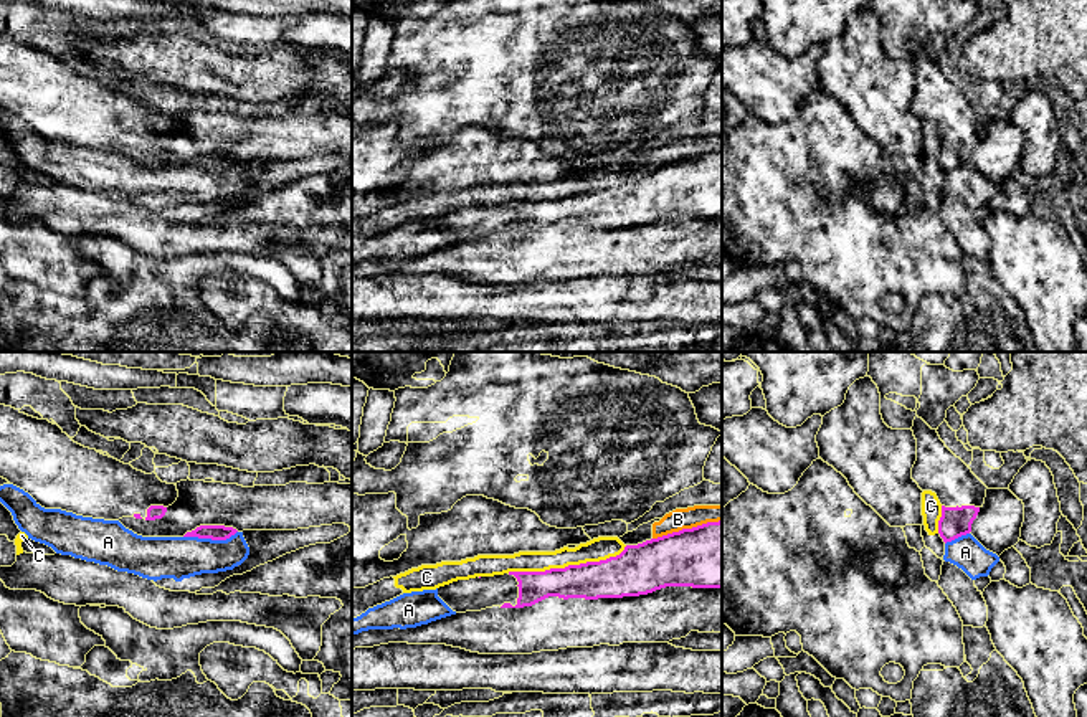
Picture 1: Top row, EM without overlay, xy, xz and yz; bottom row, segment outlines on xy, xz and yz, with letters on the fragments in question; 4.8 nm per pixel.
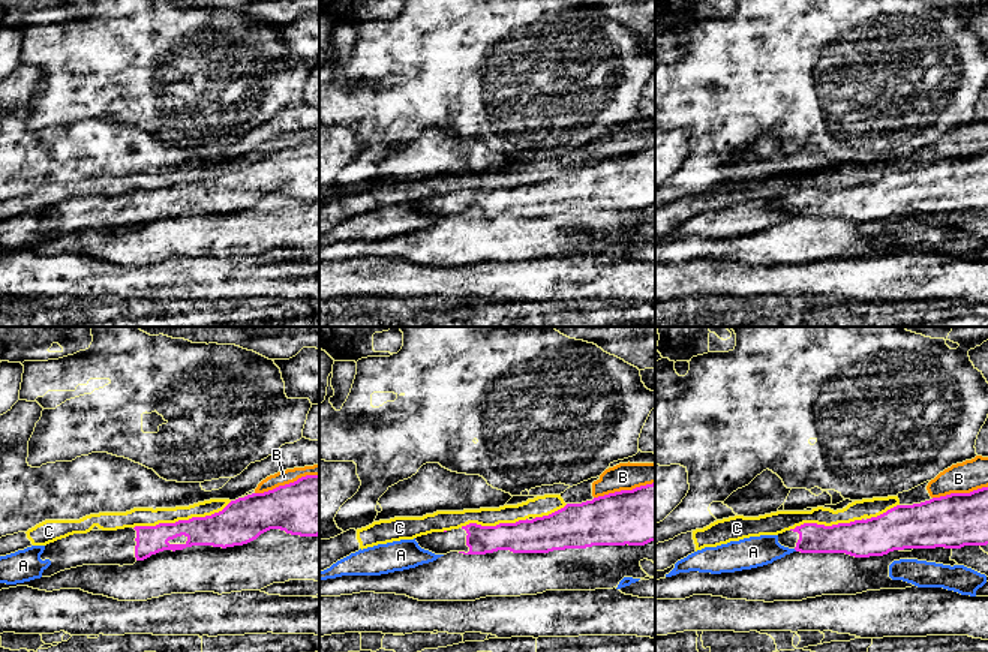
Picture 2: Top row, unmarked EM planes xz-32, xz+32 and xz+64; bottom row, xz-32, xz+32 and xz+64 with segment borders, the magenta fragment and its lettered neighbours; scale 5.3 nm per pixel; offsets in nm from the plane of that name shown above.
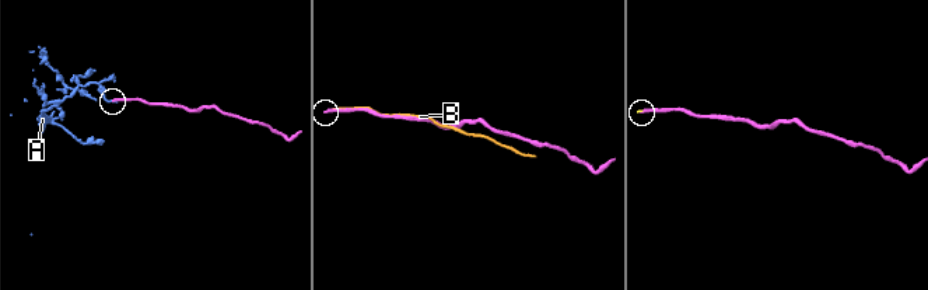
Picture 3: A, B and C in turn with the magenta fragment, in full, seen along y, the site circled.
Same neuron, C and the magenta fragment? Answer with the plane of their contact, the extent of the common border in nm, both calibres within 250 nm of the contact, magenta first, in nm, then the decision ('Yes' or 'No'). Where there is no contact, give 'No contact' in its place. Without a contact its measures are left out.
Touches magenta in xz. Shared border 600 nm. Thickness 200 nm (magenta) against 110 nm. No

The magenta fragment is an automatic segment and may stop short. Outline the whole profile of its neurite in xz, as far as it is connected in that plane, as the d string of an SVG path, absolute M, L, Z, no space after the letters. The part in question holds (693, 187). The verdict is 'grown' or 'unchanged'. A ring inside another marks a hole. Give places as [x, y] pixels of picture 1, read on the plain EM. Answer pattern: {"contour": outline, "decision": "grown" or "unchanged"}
{"contour": "M722 150L682 159L624 180L606 190L550 198L545 202L509 202L494 207L458 210L438 218L438 226L456 243L492 236L524 238L548 226L623 228L648 225L666 216L722 218Z", "decision": "grown"}

